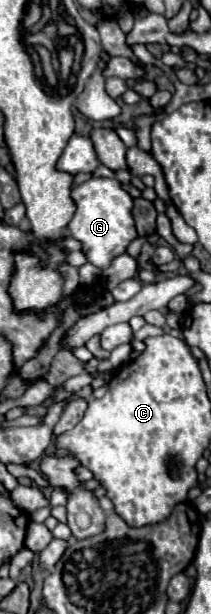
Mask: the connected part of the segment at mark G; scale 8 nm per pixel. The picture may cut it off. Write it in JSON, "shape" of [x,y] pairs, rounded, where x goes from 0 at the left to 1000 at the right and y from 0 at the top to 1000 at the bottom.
{"shape":[[[441,288],[365,305],[346,305],[336,321],[365,334],[365,344],[327,363],[336,386],[393,396],[422,428],[498,441],[536,419],[592,412],[611,396],[649,386],[640,357],[630,357],[630,321],[573,305],[555,292]]]}

